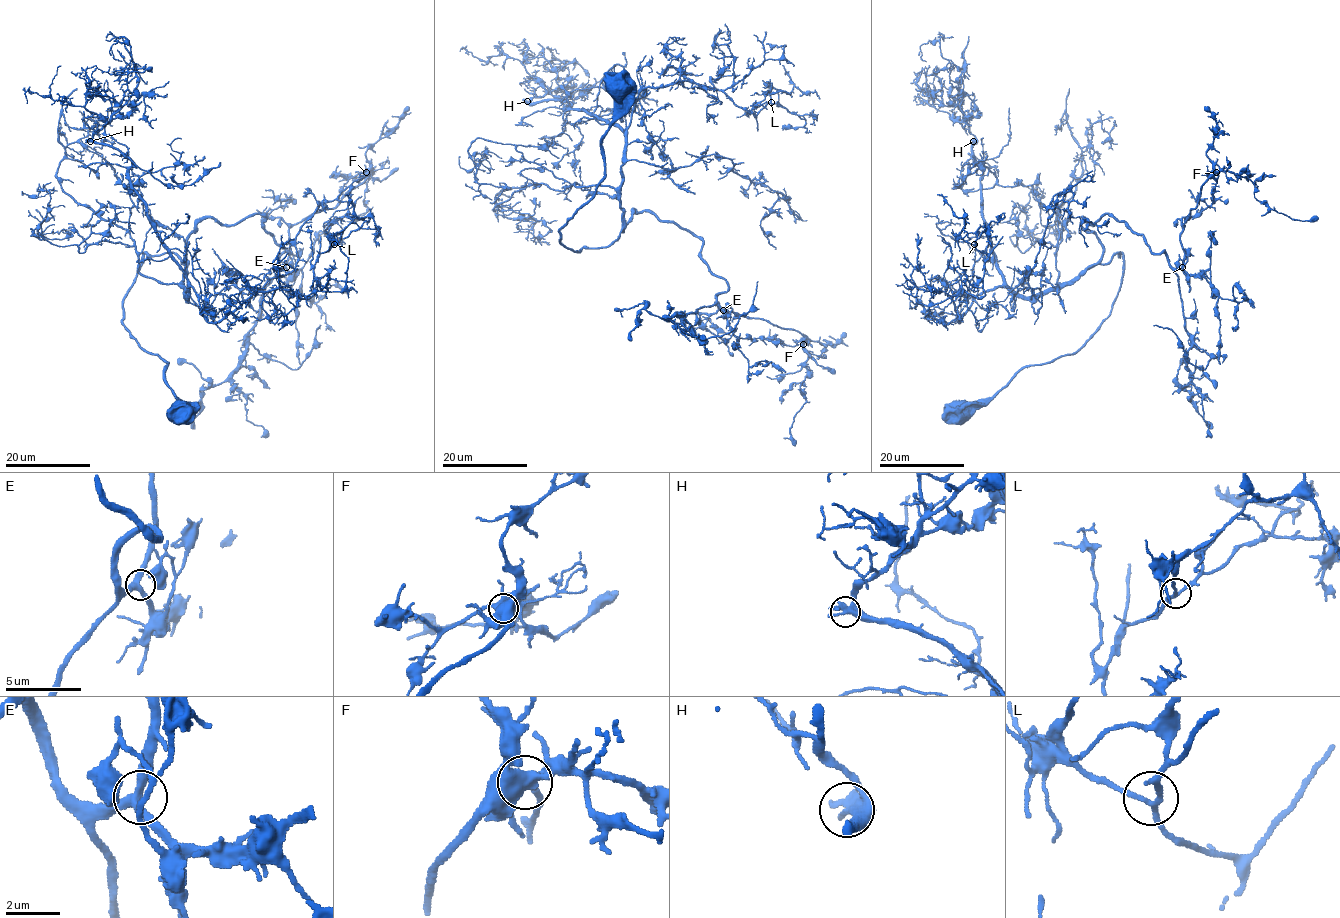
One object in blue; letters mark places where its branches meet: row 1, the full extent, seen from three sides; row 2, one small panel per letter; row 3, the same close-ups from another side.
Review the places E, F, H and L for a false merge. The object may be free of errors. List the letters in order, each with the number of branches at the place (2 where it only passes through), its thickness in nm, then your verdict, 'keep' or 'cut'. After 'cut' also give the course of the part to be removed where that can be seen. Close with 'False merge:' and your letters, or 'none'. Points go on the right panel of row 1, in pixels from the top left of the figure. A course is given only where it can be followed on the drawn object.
E: branches 3; calibre 360 nm; keep
F: branches 3; calibre 500 nm; keep
H: branches 3; calibre 320 nm; keep
L: branches 3; calibre 190 nm; keep
False merge: none

